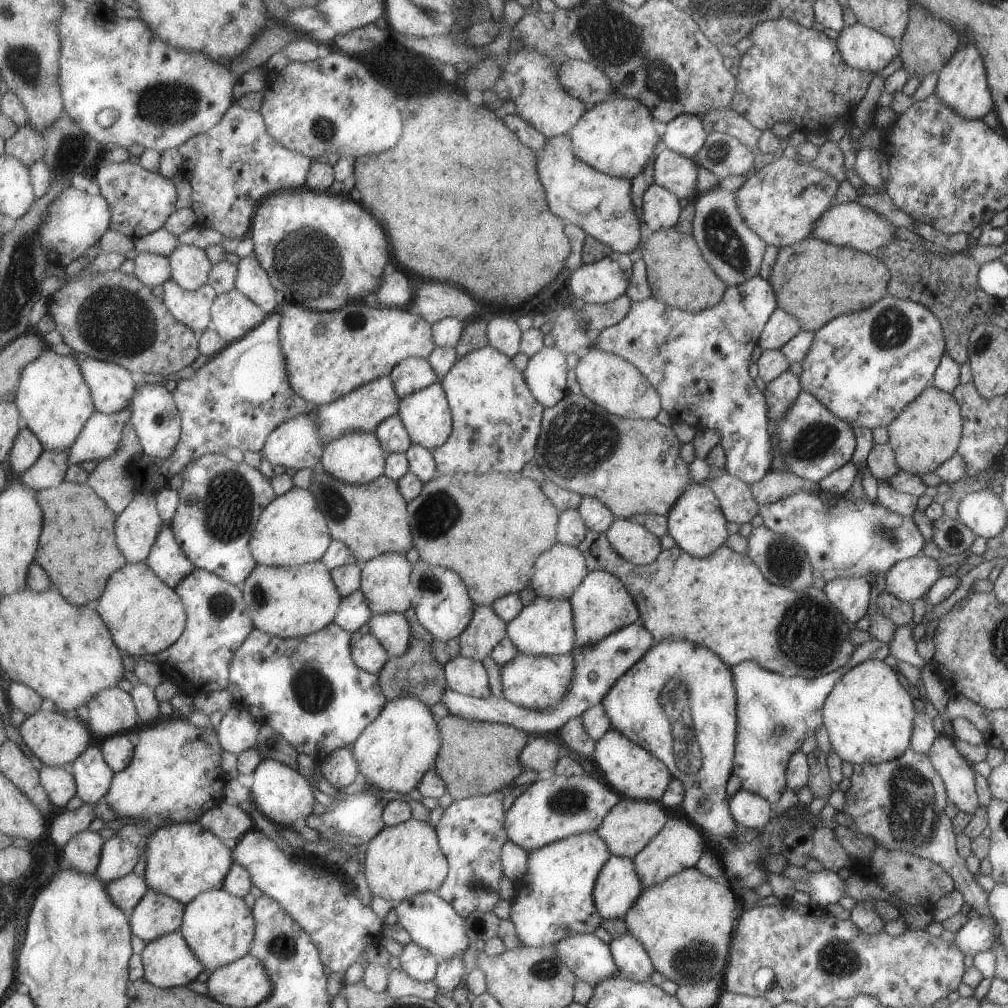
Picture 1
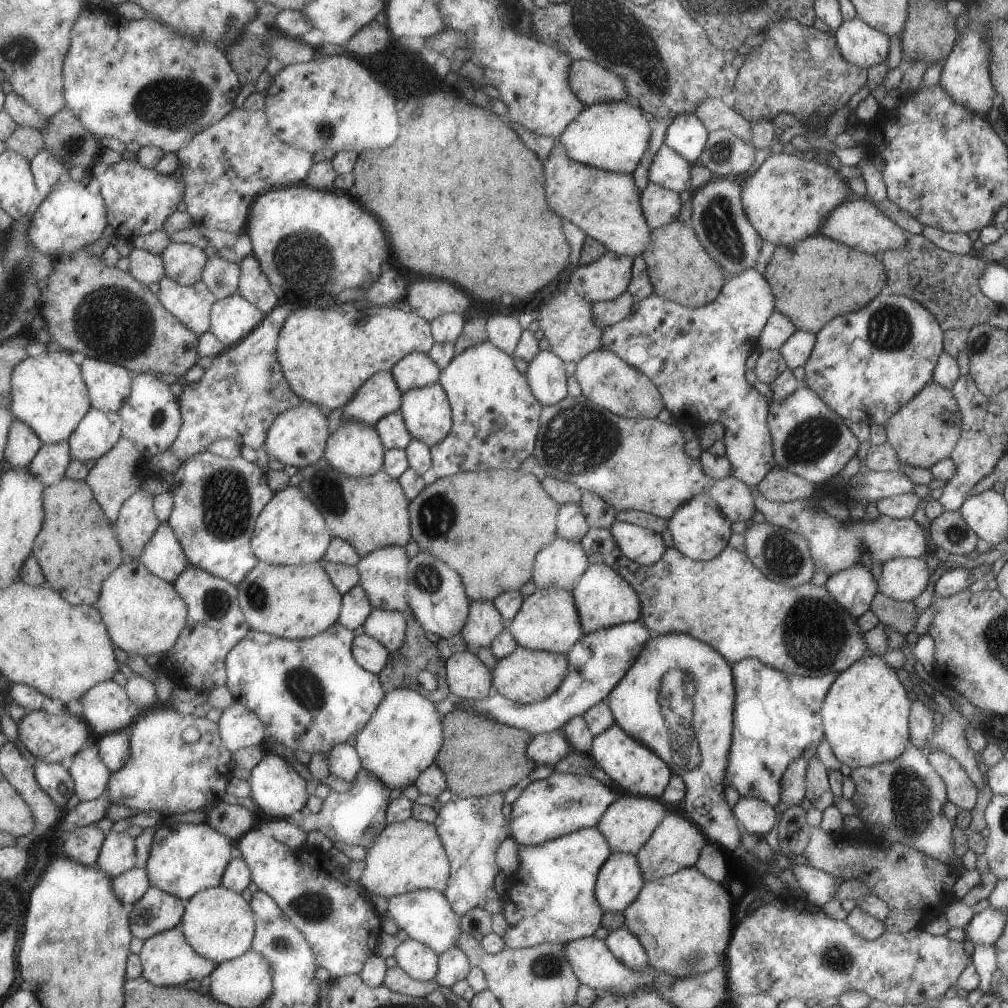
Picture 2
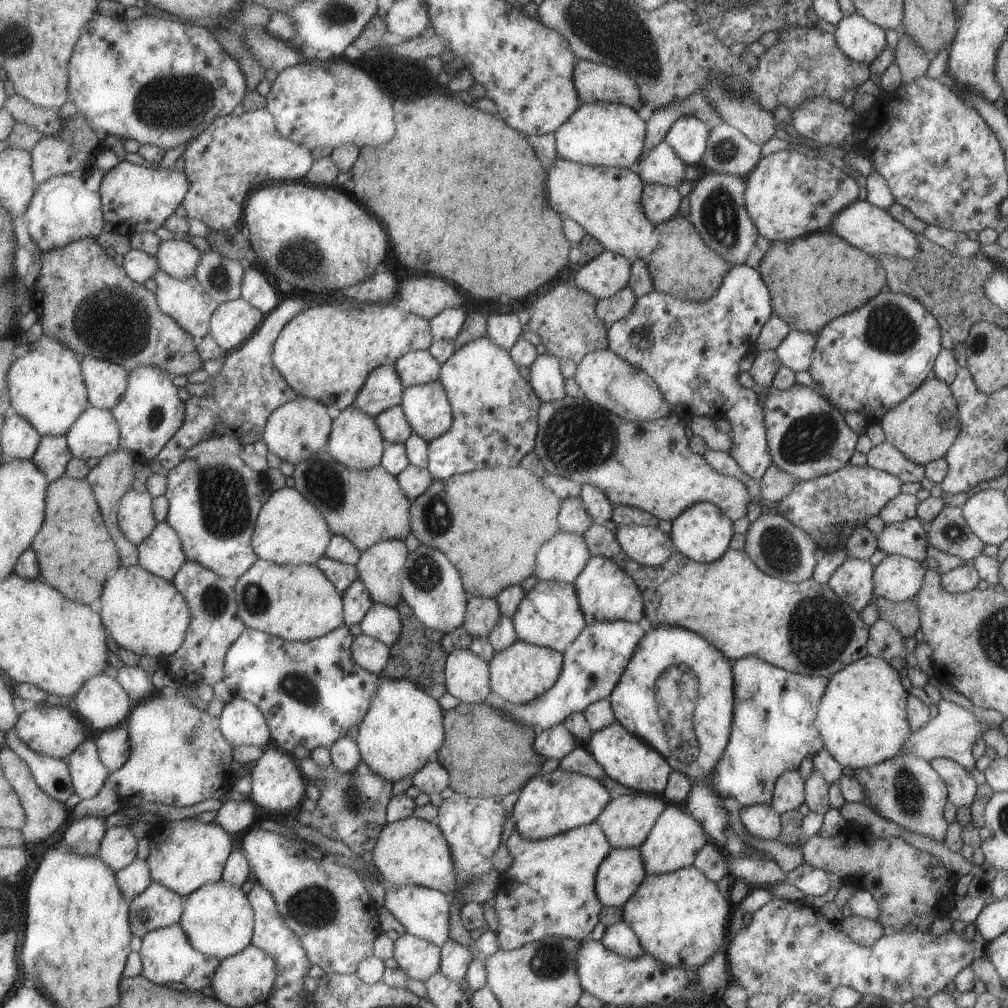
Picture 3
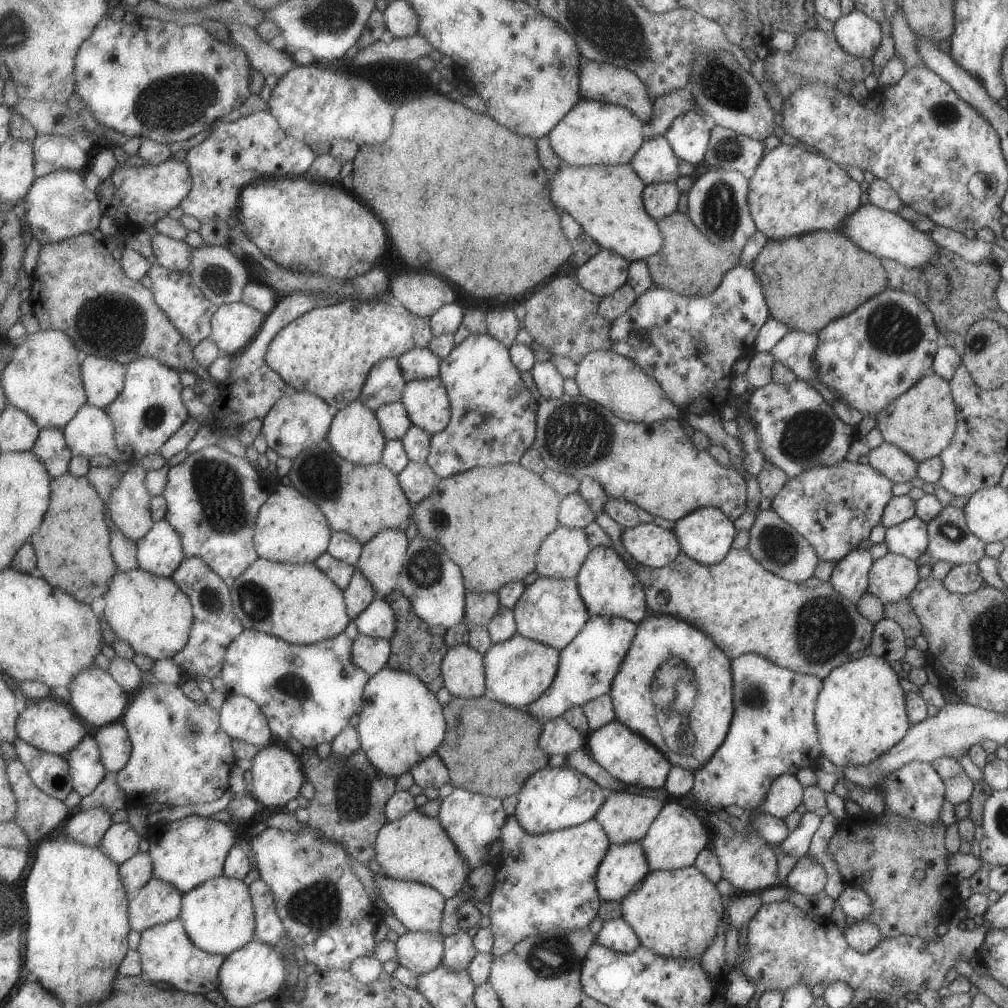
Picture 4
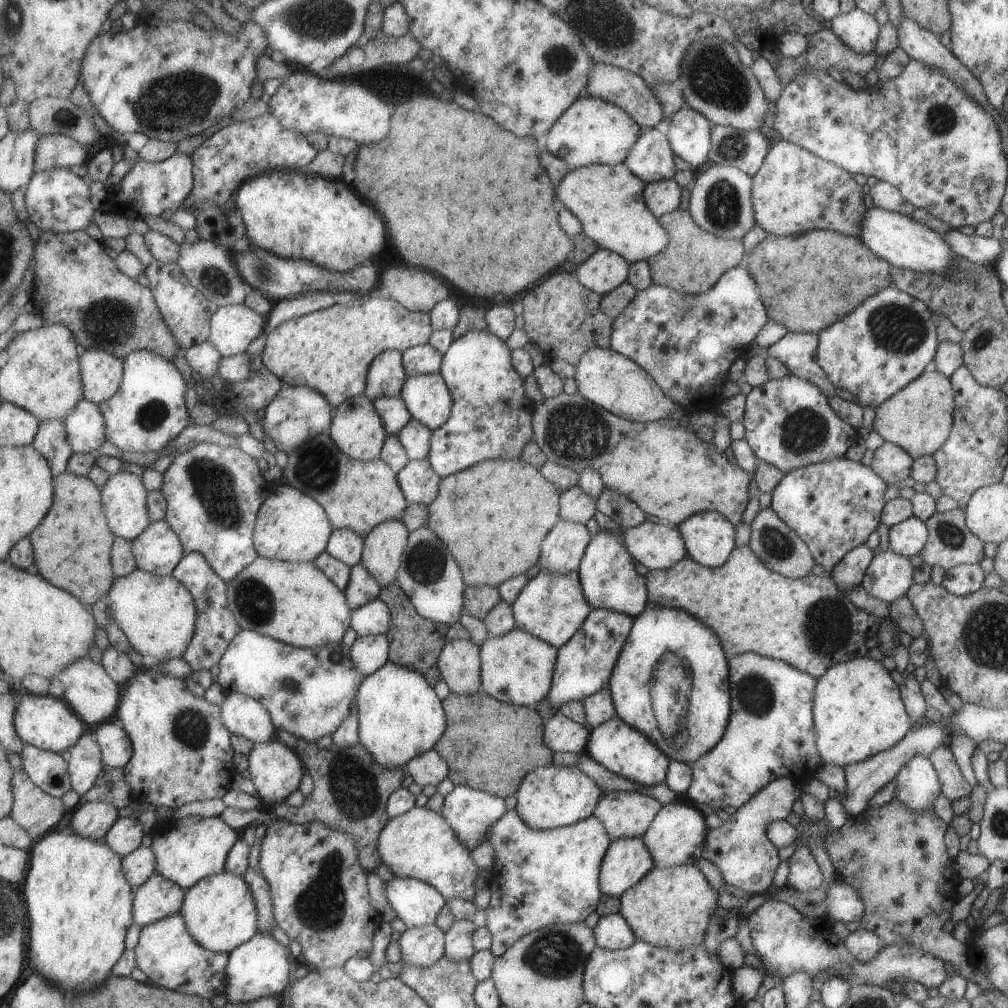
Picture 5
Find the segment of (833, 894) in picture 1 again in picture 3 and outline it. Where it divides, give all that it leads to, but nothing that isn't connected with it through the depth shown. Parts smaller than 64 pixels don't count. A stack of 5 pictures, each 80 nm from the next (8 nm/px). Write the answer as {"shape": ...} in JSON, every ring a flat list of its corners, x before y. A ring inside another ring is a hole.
{"shape":[[803,862,786,874,785,882,803,892,805,899,821,896,830,889,830,876,824,870,813,868]]}

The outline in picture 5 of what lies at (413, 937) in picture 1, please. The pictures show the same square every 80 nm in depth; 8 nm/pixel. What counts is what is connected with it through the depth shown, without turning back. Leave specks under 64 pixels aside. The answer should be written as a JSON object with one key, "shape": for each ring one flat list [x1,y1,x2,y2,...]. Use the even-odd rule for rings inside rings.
{"shape":[[395,876,385,884,387,902,407,929,436,924,439,911,447,900,432,886,417,879]]}

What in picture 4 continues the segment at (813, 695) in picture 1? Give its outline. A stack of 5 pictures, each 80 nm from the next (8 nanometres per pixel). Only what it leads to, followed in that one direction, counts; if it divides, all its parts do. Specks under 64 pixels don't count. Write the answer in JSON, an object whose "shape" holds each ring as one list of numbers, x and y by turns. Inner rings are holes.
{"shape":[[745,653,730,660,732,674,732,703,734,711,725,740,713,756,693,773,692,790,689,794,697,803,707,808,721,809,733,804,746,812,753,811,764,801,771,783,779,775,795,775,800,768,814,770,820,757,820,744,814,719,816,698,822,687,822,679,802,675,774,665,755,653]]}

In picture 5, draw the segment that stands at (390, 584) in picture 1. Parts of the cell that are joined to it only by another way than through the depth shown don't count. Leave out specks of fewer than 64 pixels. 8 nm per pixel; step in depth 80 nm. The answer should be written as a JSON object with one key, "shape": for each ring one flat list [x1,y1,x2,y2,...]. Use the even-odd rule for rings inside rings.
{"shape":[[401,520,379,523,363,539,360,565,377,581,382,589,395,582,408,530]]}

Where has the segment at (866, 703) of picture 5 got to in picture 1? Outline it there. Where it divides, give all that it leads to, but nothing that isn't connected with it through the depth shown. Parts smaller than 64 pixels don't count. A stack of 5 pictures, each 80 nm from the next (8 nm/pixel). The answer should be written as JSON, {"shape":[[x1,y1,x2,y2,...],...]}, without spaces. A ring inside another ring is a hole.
{"shape":[[866,660,857,666,847,669,845,674,835,683,824,700,822,725,826,728,831,749,843,762,854,765,874,765,896,759,910,746,913,730,913,697,899,683,897,670,880,660]]}

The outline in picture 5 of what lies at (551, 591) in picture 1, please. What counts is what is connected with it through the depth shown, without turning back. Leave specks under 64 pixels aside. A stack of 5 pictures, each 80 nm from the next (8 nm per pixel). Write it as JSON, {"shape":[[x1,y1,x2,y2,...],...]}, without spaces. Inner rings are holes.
{"shape":[[559,519,540,542,540,570,546,573,577,572,590,537,584,524]]}

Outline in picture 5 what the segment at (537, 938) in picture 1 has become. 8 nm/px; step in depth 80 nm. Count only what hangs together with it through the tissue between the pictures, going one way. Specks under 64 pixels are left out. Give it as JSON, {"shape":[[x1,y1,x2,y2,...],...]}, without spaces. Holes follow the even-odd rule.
{"shape":[[516,809,505,811,496,820,487,833,487,842,494,850,492,869,488,876,489,904,484,908,485,927,490,932,492,941,490,953,501,956,521,936,539,930,553,923,583,923,583,920,595,912,599,897,598,876,601,861,606,853,610,838,604,826,595,817,547,830,529,828,517,814]]}

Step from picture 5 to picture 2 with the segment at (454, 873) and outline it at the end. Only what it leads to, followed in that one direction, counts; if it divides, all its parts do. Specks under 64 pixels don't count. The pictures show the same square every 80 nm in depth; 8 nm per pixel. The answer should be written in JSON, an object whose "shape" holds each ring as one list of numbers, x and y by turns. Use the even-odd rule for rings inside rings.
{"shape":[[409,817,400,823,385,824,366,852,357,882,367,894,378,894,387,899,417,889,433,889,442,893,449,869,449,861,435,827]]}

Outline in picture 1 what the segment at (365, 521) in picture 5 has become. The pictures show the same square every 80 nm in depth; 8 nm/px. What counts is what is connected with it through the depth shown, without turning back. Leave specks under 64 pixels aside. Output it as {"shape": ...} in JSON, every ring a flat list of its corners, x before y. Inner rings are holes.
{"shape":[[319,466,313,472,313,482,308,489,322,512,329,536,343,542,359,565,383,553,404,555,413,547,407,502,403,500,395,481,381,475,367,484,348,485,328,475]]}

